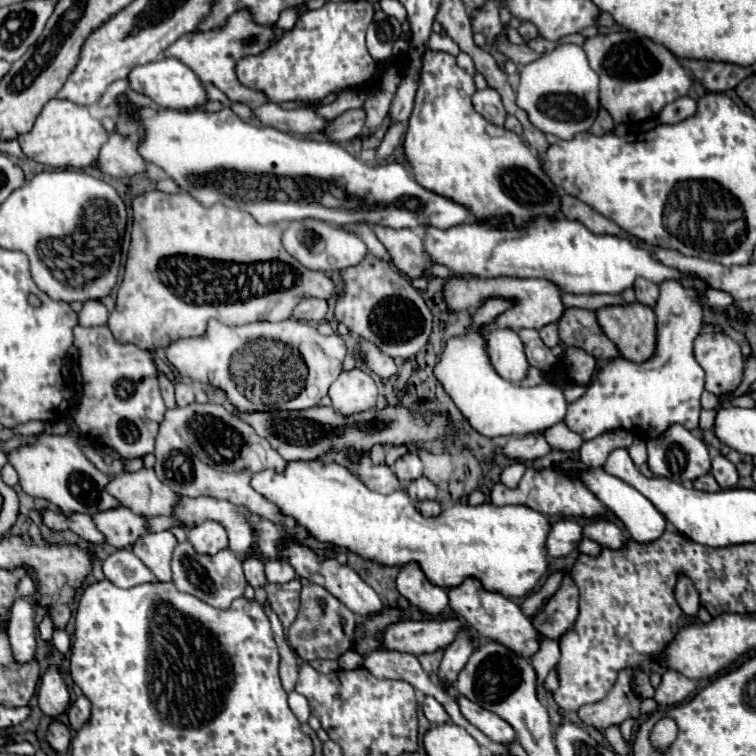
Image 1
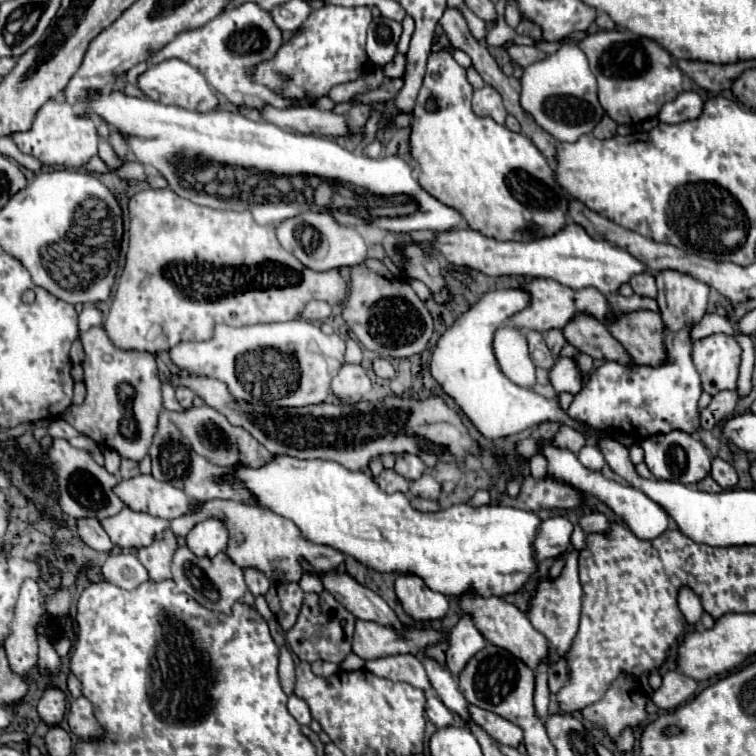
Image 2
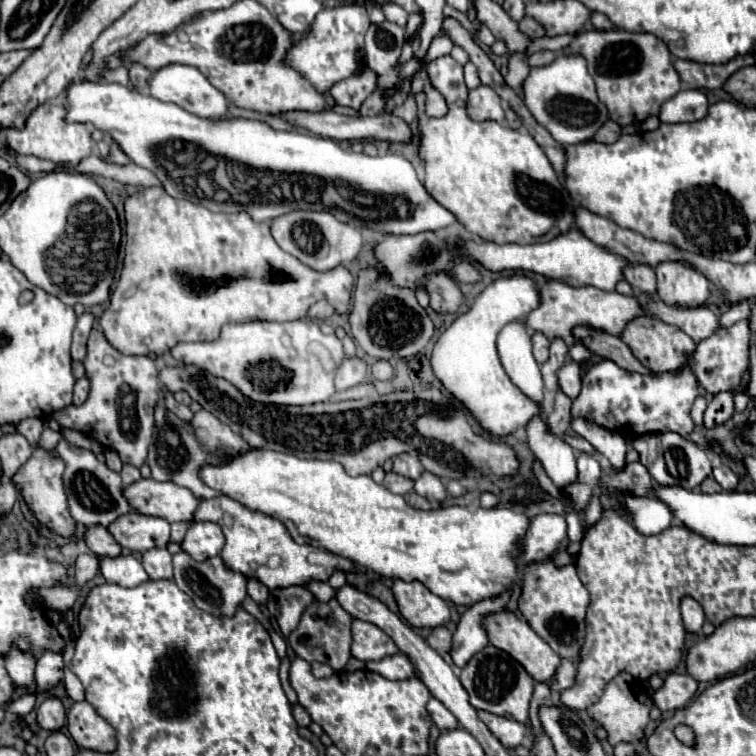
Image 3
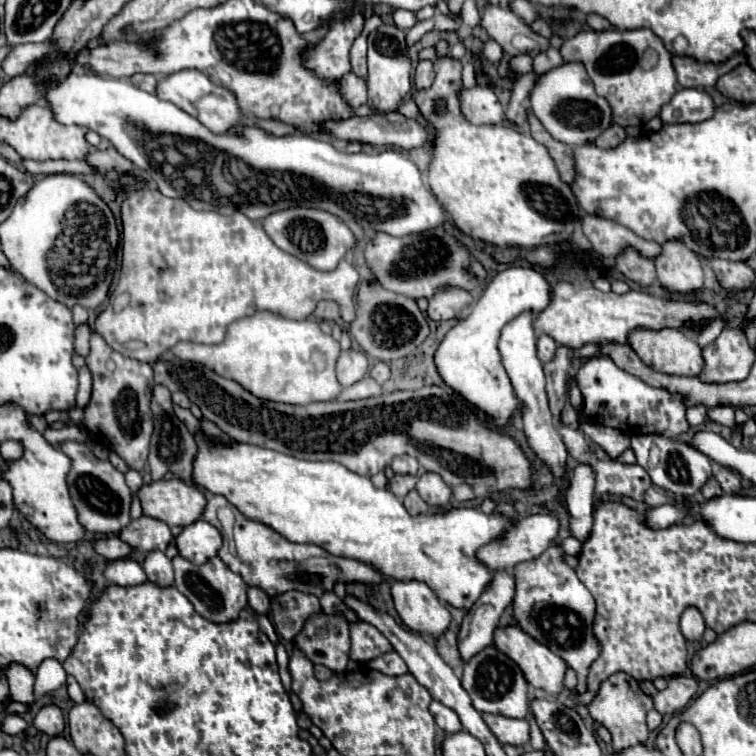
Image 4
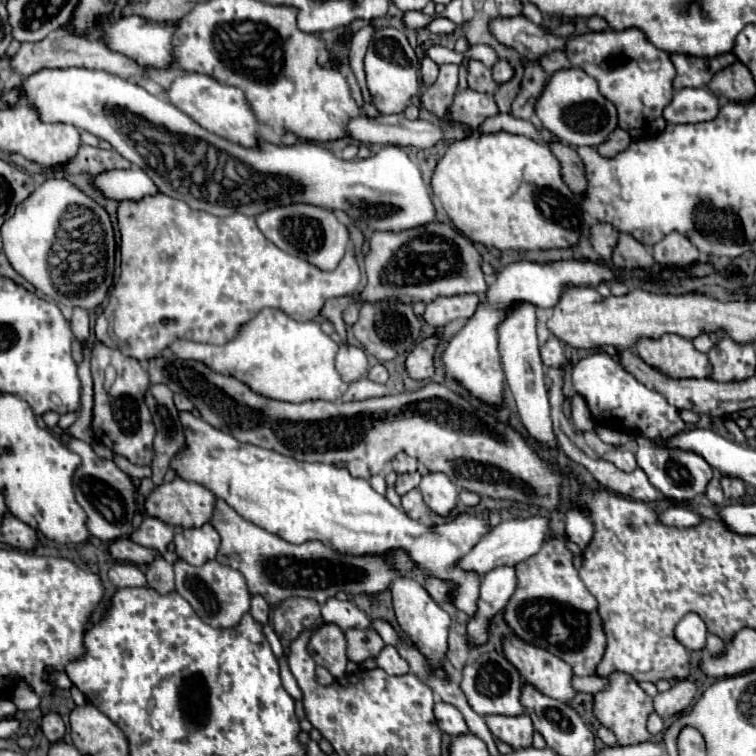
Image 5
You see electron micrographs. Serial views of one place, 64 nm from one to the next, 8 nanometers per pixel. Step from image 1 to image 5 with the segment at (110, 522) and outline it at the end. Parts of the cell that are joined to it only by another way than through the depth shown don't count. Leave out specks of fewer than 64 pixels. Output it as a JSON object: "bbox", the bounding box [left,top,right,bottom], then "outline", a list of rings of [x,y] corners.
{"bbox":[130,516,174,554],"outline":[[[144,516],[142,524],[138,528],[134,528],[130,534],[132,542],[136,542],[144,548],[158,550],[160,554],[166,552],[166,546],[172,542],[172,538],[174,538],[174,528],[152,516]]]}

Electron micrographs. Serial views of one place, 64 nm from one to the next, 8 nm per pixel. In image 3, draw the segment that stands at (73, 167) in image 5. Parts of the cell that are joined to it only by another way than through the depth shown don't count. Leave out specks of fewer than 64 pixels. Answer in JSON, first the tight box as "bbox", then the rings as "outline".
{"bbox":[106,140,130,164],"outline":[[[114,140],[110,142],[110,156],[106,160],[108,162],[114,162],[114,164],[128,164],[130,162],[130,158],[122,152],[122,148]]]}

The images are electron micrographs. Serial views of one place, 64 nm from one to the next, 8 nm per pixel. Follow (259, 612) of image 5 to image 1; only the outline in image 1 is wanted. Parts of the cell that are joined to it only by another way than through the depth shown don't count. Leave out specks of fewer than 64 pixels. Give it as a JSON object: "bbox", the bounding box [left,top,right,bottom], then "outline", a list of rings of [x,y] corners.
{"bbox":[242,556,268,588],"outline":[[[250,556],[250,558],[242,560],[242,566],[244,566],[244,576],[246,576],[246,580],[248,580],[248,584],[252,588],[268,584],[268,580],[264,576],[264,564],[262,564],[262,560]]]}

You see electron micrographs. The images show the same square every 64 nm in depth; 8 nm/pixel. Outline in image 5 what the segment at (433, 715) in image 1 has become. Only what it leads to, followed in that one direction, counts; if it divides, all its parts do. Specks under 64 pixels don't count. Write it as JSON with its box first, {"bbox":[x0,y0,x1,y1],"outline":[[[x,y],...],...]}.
{"bbox":[434,702,468,736],"outline":[[[436,702],[434,704],[434,716],[438,720],[440,730],[446,732],[446,734],[450,734],[450,736],[460,736],[460,734],[468,732],[468,726],[466,726],[462,714],[452,704]]]}

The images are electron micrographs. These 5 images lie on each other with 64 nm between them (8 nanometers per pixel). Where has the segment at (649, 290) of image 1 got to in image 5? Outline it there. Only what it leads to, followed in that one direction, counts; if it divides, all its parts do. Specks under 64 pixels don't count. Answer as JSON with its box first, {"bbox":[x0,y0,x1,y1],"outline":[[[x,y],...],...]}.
{"bbox":[612,234,656,270],"outline":[[[630,234],[620,236],[612,256],[612,264],[624,270],[654,270],[656,266],[652,252],[638,240],[634,240]]]}

